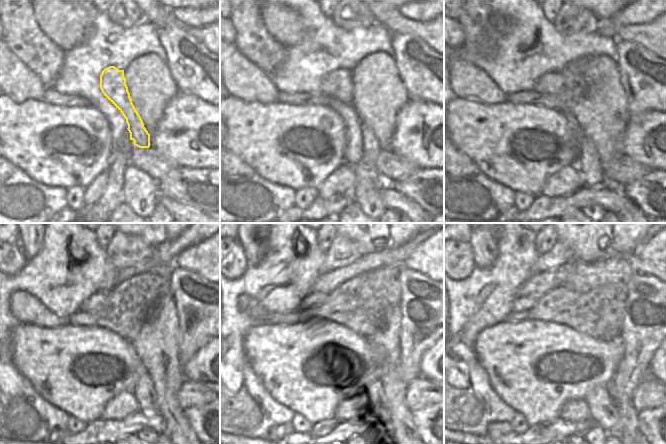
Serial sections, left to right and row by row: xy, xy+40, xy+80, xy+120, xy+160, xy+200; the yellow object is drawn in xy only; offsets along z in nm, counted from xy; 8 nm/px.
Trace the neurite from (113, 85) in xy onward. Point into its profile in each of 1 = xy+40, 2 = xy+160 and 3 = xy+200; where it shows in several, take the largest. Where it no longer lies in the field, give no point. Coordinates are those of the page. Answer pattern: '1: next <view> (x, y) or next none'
1: next xy+40 (337, 84)
2: next xy+160 (371, 394)
3: next xy+200 (603, 412)

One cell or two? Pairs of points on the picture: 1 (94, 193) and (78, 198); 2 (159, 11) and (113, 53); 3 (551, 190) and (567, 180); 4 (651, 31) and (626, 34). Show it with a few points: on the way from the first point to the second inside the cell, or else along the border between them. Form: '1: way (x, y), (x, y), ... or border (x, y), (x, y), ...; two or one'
1: border (85, 188), (83, 205); two
2: border (146, 19), (157, 28); two
3: way (555, 186), (563, 182); one
4: way (645, 33), (632, 33); one

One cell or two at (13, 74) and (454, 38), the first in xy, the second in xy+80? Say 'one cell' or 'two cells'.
two cells

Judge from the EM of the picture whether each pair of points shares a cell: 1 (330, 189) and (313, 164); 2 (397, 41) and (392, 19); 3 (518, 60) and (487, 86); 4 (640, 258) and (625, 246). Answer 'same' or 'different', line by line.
1: different
2: different
3: different
4: different

